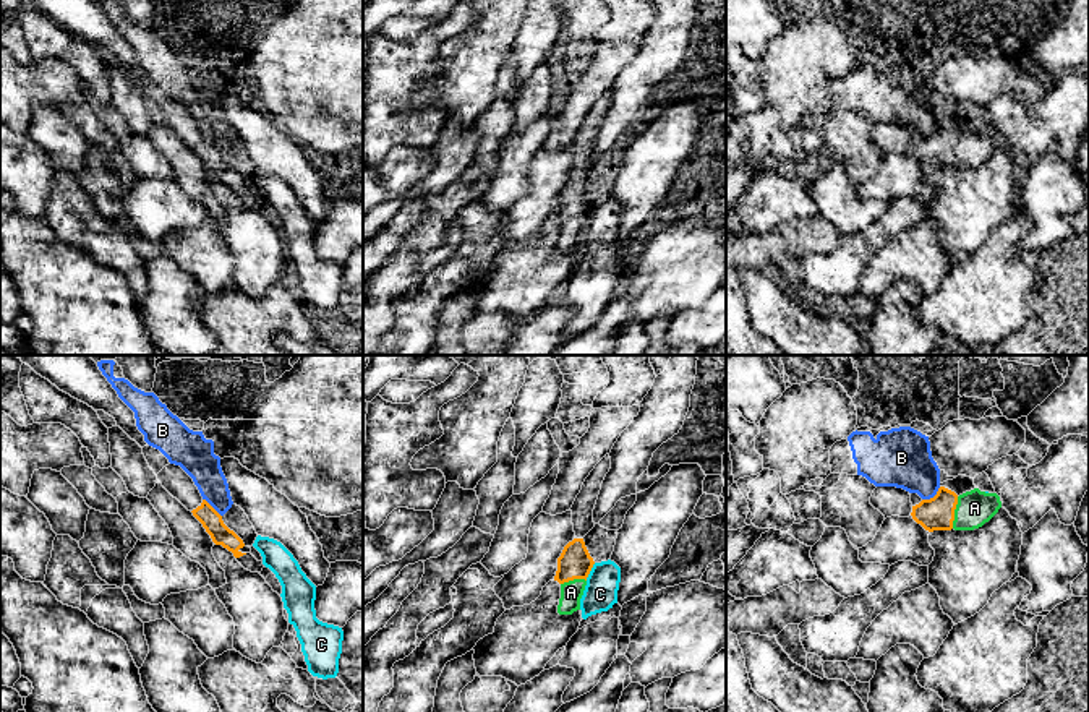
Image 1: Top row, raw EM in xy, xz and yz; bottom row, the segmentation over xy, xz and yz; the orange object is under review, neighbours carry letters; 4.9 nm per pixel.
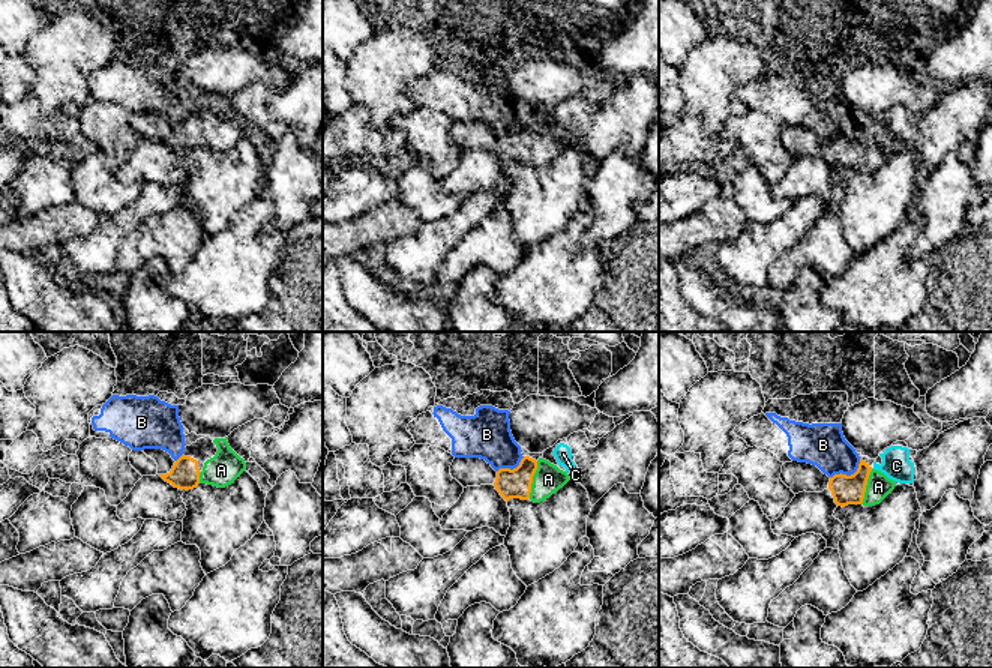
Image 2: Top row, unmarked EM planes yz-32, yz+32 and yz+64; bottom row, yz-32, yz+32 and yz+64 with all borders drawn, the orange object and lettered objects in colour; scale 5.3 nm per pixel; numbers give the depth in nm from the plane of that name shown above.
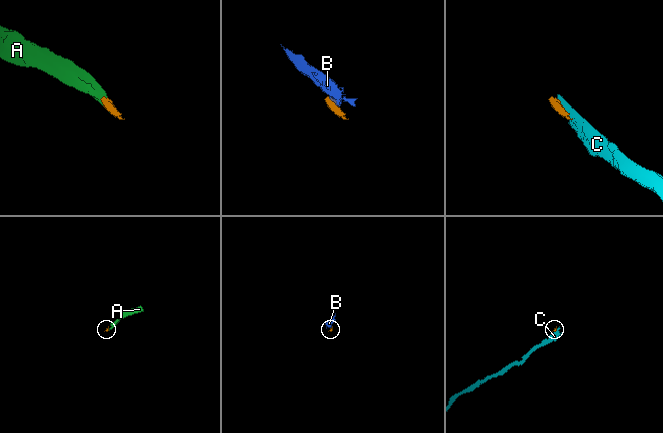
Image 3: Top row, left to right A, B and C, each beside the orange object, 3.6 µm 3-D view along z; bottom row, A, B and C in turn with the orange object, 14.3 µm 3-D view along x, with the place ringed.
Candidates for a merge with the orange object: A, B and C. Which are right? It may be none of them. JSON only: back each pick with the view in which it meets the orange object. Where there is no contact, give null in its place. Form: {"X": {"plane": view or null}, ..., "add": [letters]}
{"A": {"plane": "yz"}, "add": ["A"]}

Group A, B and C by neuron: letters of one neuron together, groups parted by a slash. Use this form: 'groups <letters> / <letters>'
groups A / B / C

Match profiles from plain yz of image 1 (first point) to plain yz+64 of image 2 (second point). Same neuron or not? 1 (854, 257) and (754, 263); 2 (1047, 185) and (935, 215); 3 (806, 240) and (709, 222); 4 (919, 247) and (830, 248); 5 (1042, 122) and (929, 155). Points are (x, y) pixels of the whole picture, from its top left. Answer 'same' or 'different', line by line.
1: same
2: same
3: same
4: same
5: same

